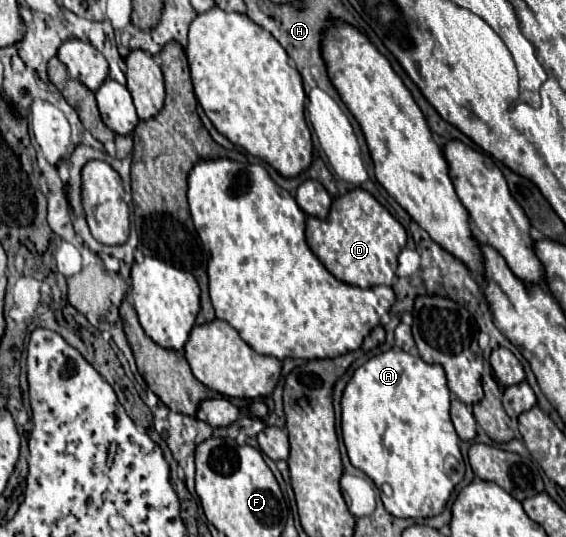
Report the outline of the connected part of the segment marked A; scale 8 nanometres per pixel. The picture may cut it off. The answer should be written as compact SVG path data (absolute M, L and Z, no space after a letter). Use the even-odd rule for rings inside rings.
M401 349L383 351L357 367L343 391L341 433L347 455L353 467L365 471L377 487L381 487L383 483L391 485L393 495L381 499L385 509L395 517L419 519L439 515L453 487L463 479L465 463L459 451L459 437L449 417L449 395L451 393L441 365L425 363L419 355L405 353ZM447 457L455 459L453 469L447 469Z

